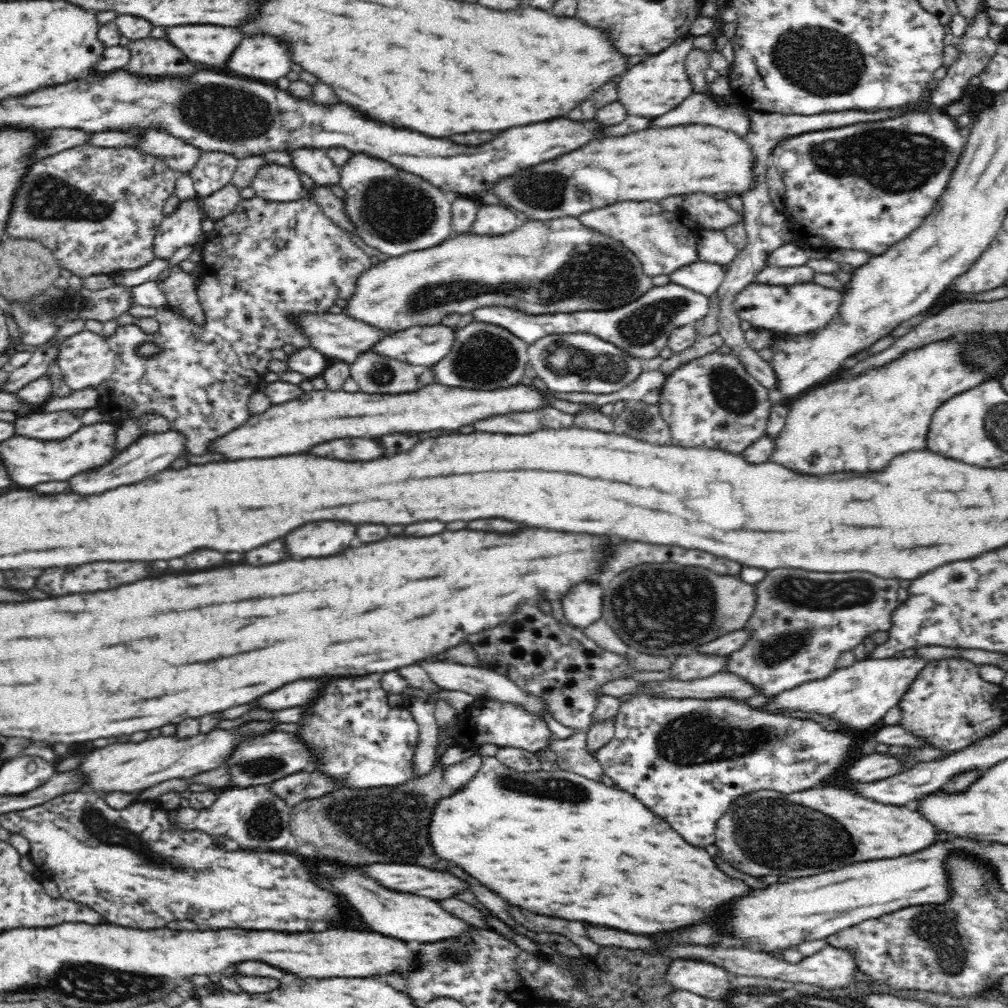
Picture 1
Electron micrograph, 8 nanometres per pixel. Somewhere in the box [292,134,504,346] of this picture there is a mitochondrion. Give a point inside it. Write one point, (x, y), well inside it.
(394, 211)

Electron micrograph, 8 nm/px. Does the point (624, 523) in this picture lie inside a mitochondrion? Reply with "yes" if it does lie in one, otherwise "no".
no

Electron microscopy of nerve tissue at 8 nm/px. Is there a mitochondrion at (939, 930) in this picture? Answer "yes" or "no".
yes

